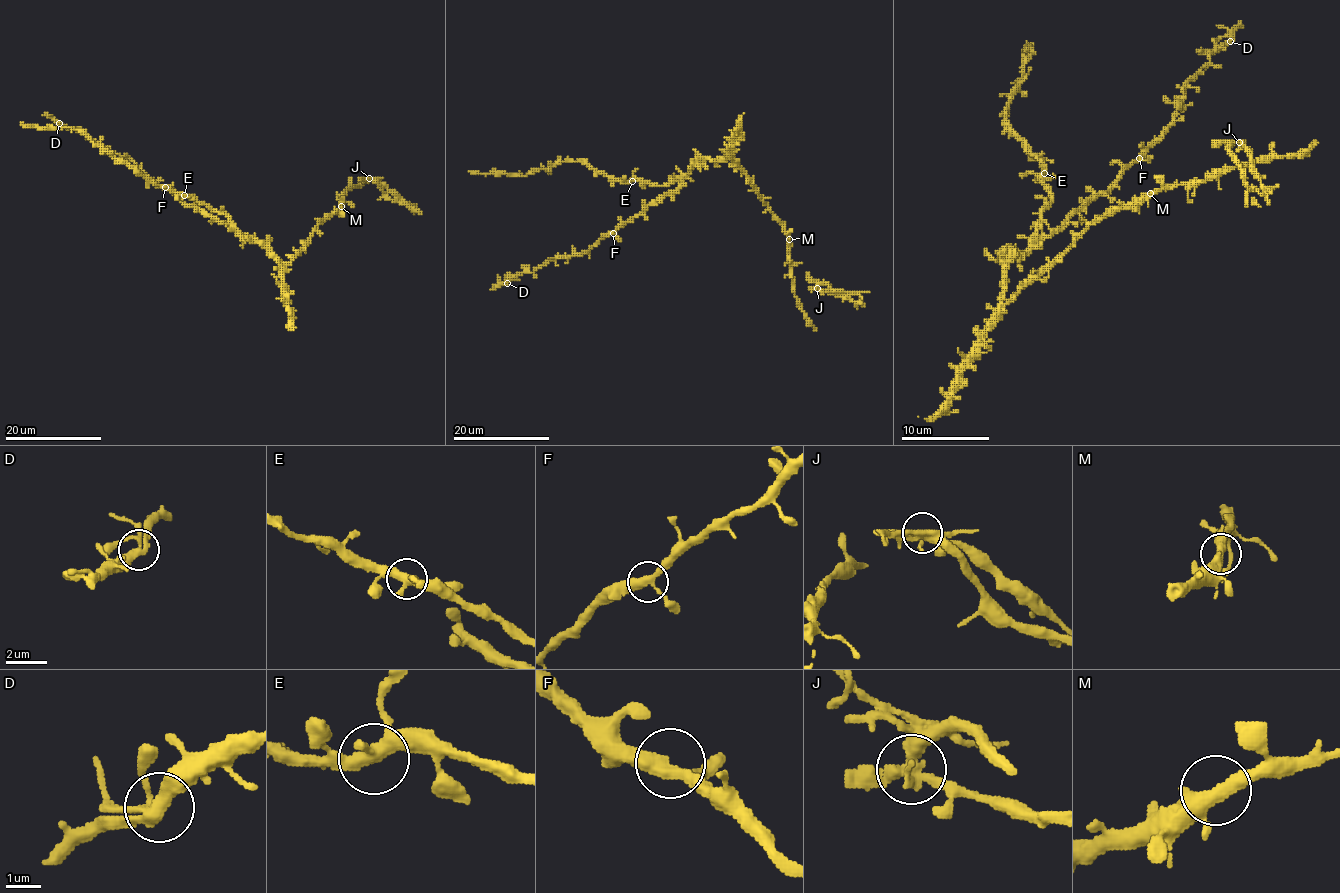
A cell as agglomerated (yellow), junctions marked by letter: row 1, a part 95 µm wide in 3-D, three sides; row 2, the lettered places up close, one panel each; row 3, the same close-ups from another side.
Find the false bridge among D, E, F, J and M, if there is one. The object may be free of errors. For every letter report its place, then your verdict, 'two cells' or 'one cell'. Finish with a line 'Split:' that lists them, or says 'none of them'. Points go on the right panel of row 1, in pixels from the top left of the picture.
D: at (1230, 41); one cell
E: at (1044, 173); one cell
F: at (1139, 158); one cell
J: at (1239, 142); two cells
M: at (1150, 193); one cell
Split: J

